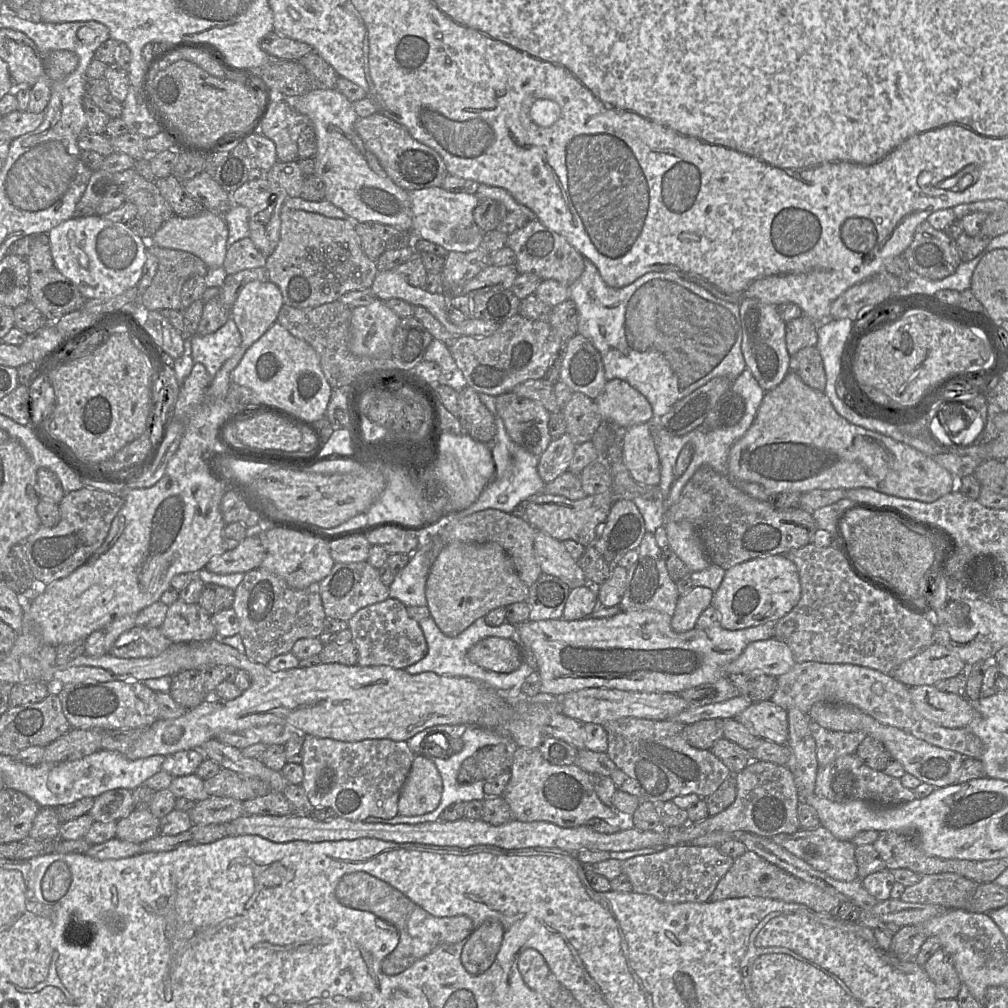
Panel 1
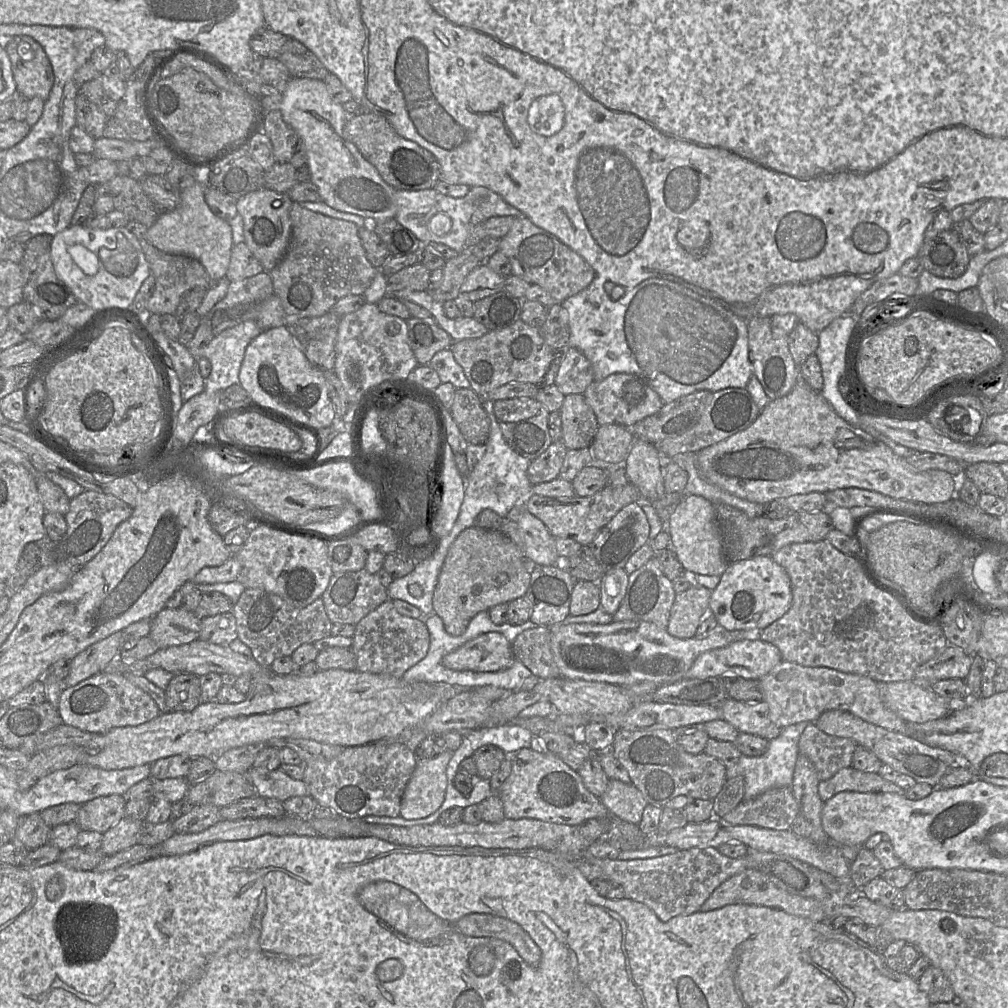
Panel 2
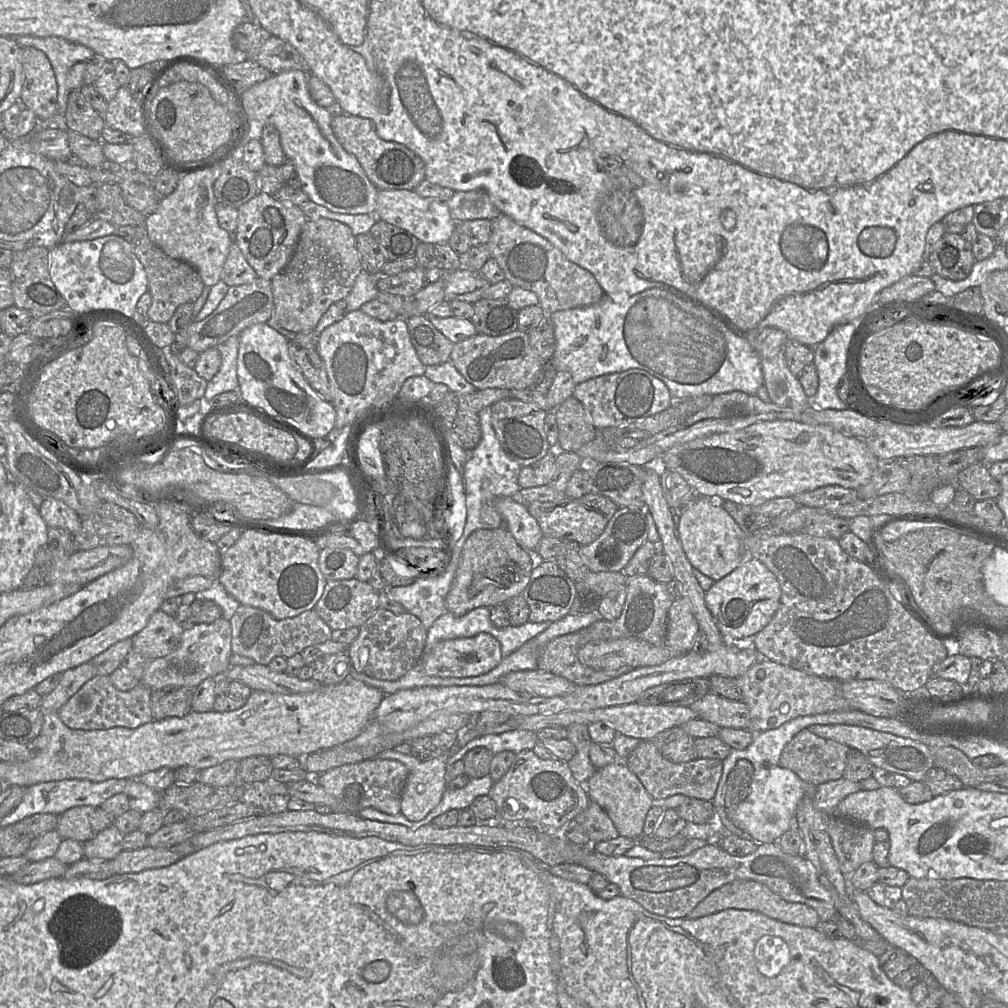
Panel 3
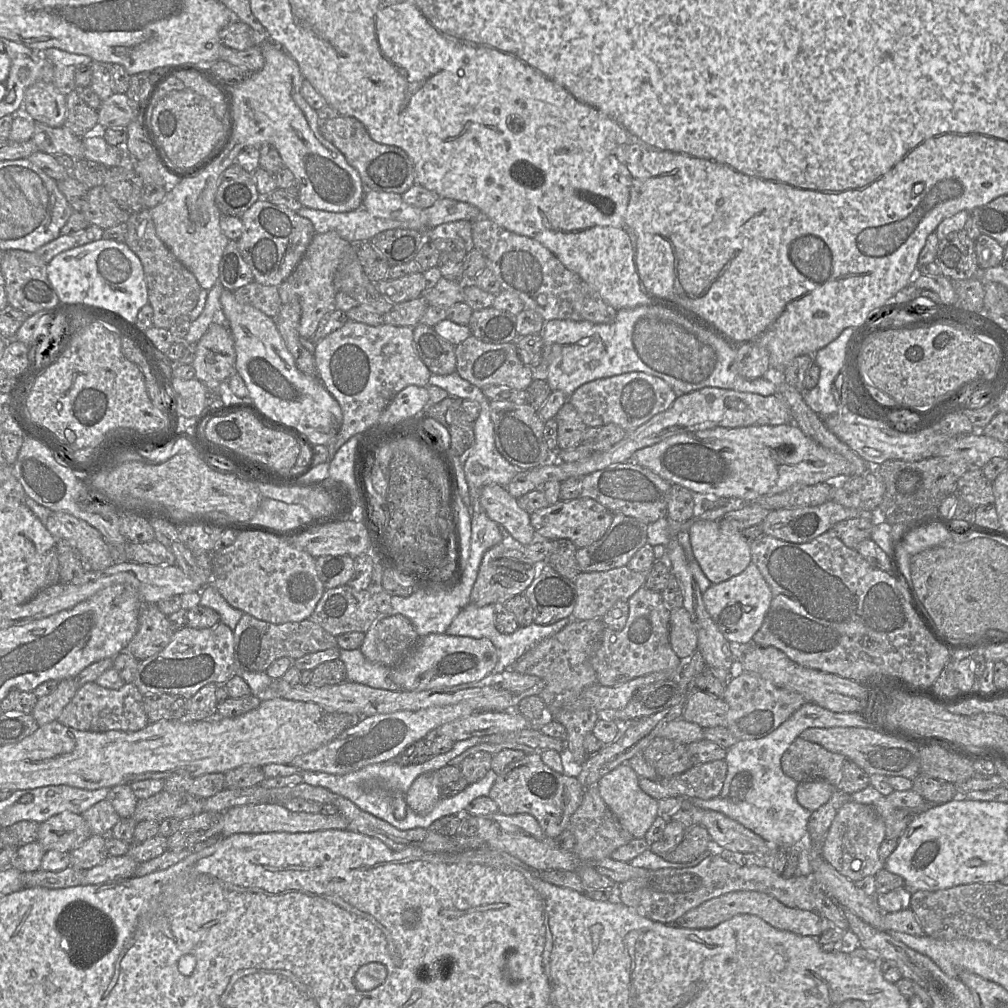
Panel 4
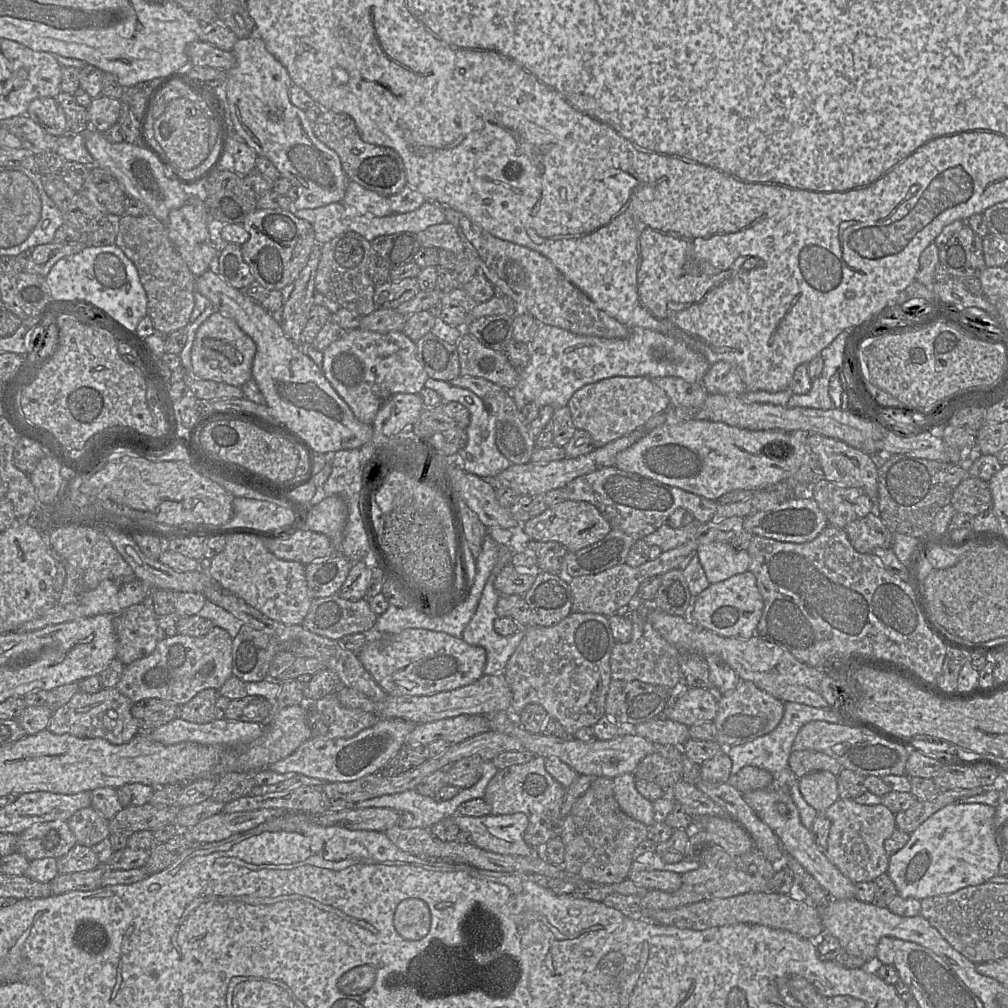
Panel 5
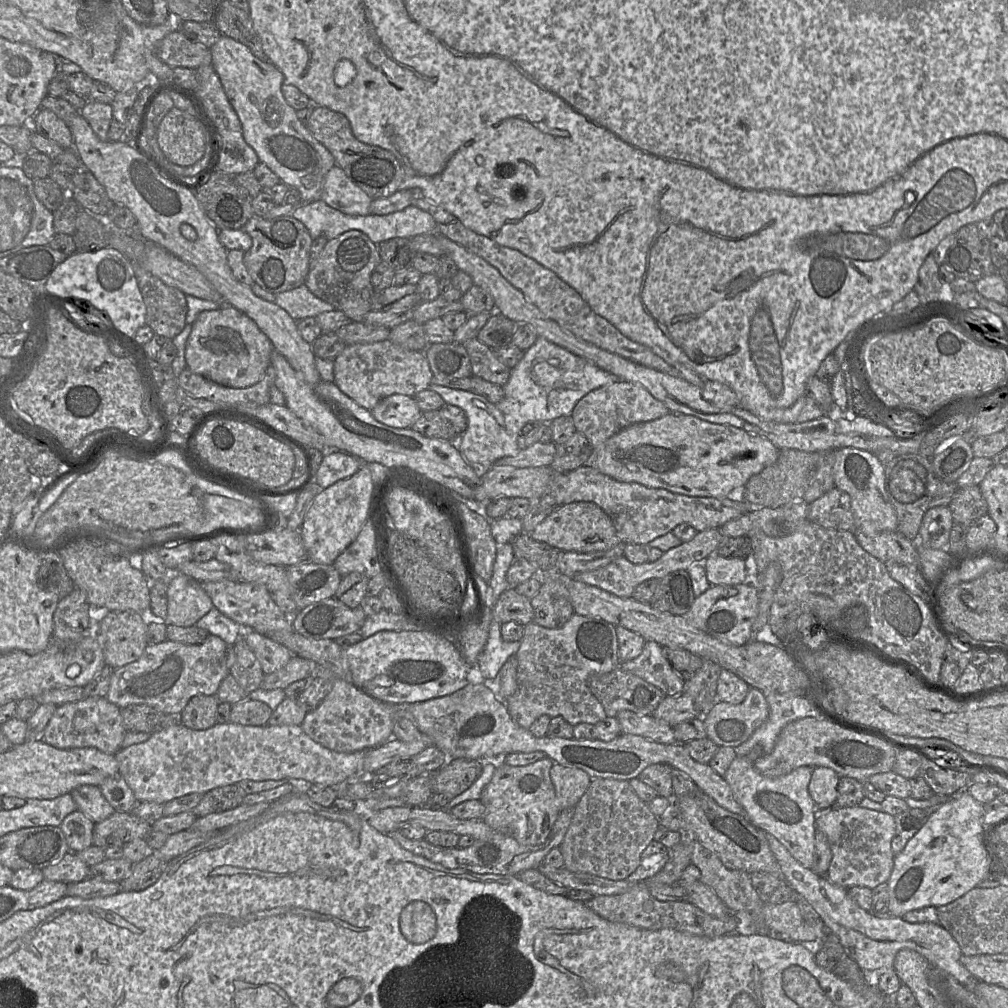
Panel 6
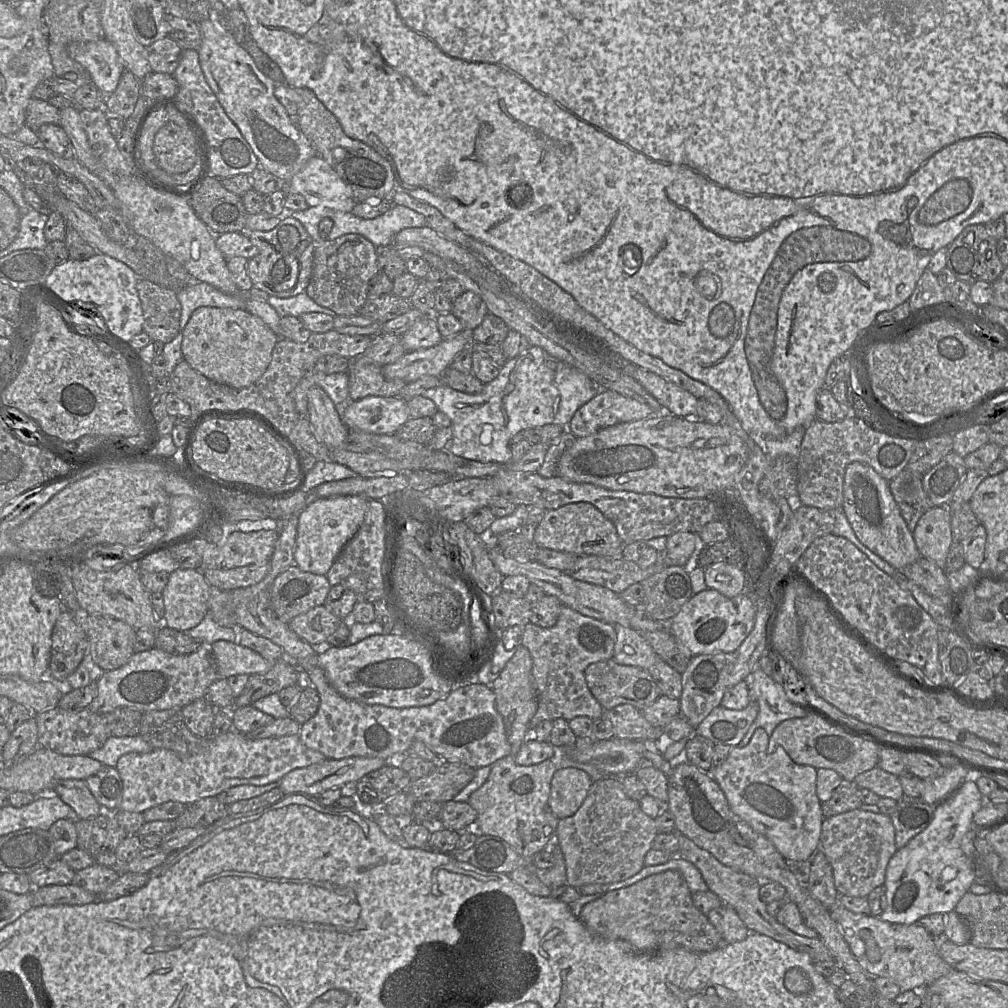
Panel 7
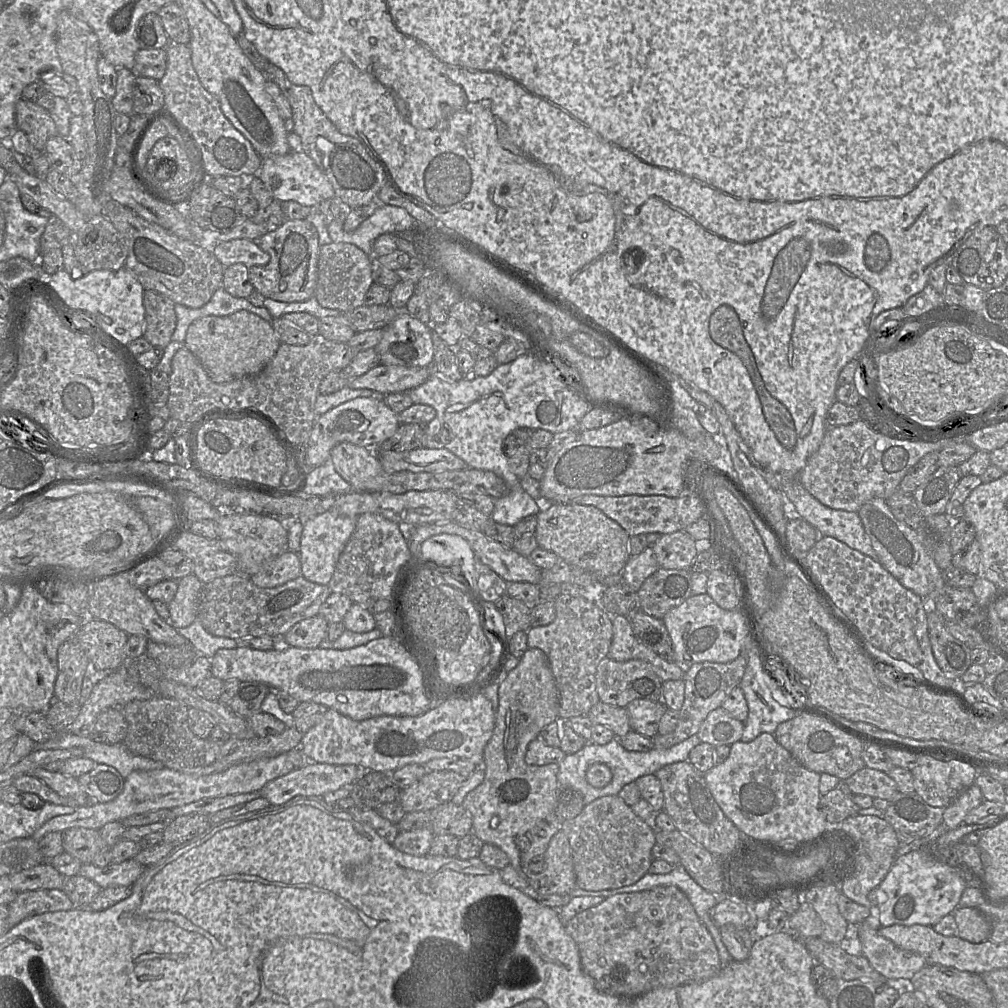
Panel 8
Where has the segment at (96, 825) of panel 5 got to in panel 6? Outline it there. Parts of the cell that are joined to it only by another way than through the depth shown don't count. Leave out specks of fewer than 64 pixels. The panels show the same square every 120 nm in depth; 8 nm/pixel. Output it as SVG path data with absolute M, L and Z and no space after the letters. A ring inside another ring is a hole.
M80 810L68 814L60 825L69 850L78 853L93 845L92 836L95 823Z

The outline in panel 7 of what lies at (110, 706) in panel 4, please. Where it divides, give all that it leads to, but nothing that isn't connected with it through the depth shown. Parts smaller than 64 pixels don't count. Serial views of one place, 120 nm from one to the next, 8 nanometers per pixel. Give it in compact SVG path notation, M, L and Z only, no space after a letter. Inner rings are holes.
M54 708L33 715L38 727L38 746L63 755L89 755L100 748L111 737L105 716L91 712L88 708L70 711Z

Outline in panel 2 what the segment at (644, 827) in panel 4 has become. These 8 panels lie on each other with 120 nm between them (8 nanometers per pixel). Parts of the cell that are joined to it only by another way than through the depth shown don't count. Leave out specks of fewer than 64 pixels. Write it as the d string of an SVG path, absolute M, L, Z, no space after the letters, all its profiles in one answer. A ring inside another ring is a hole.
M609 779L601 802L614 815L624 821L639 824L648 802L633 783Z

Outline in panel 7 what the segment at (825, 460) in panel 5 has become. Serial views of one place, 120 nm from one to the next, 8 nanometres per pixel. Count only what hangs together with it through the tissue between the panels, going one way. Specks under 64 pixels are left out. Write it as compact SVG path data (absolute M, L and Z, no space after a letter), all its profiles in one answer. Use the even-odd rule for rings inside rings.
M852 462L846 467L842 510L857 538L894 568L902 569L922 557L913 533L892 496L888 481L869 465Z

